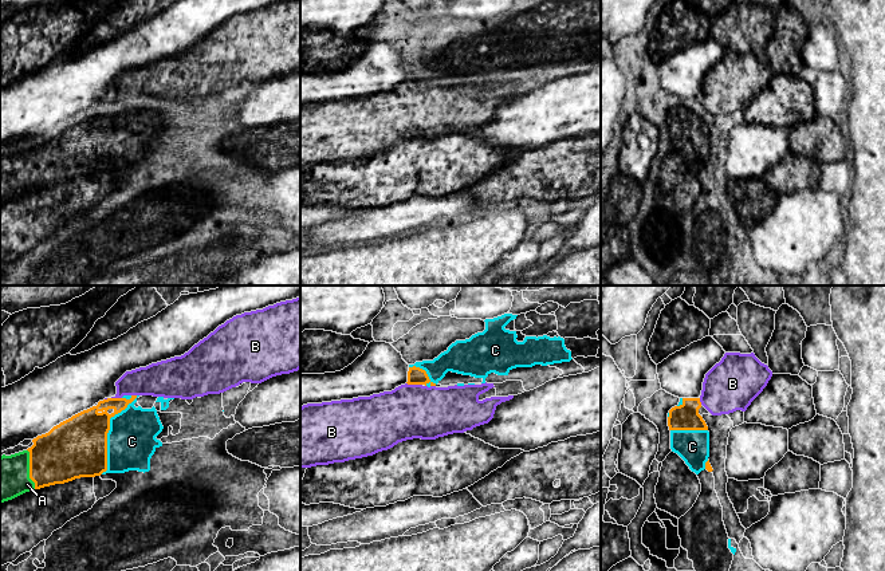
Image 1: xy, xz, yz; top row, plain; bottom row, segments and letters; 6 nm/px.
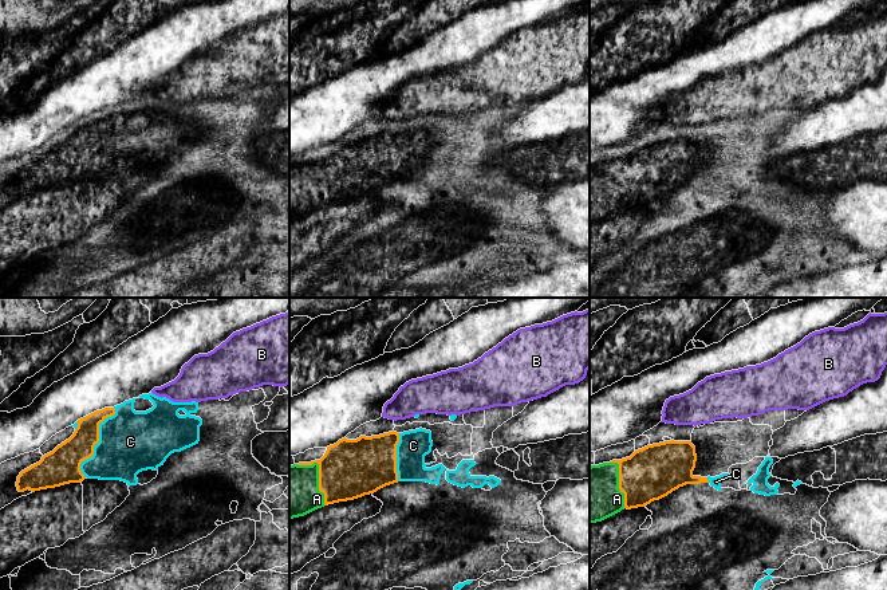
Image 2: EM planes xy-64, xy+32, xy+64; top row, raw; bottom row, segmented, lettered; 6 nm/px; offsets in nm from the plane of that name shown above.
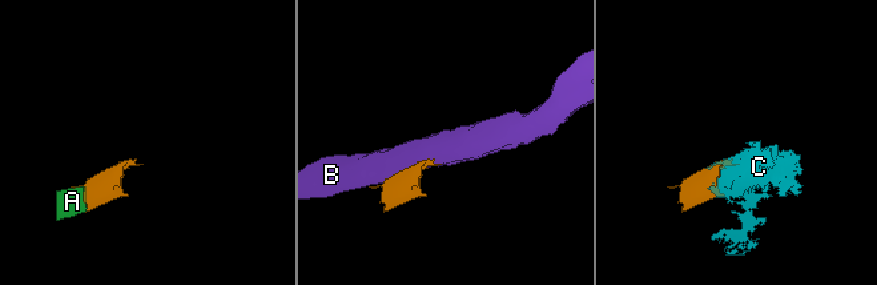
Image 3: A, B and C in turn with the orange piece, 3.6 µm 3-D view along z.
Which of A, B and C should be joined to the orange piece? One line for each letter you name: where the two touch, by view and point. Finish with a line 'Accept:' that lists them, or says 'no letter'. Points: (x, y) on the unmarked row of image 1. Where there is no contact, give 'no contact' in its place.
A: xy (30, 169)
C: xy (107, 132)
Accept: A, C

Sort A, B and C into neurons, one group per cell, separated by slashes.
A C / B

